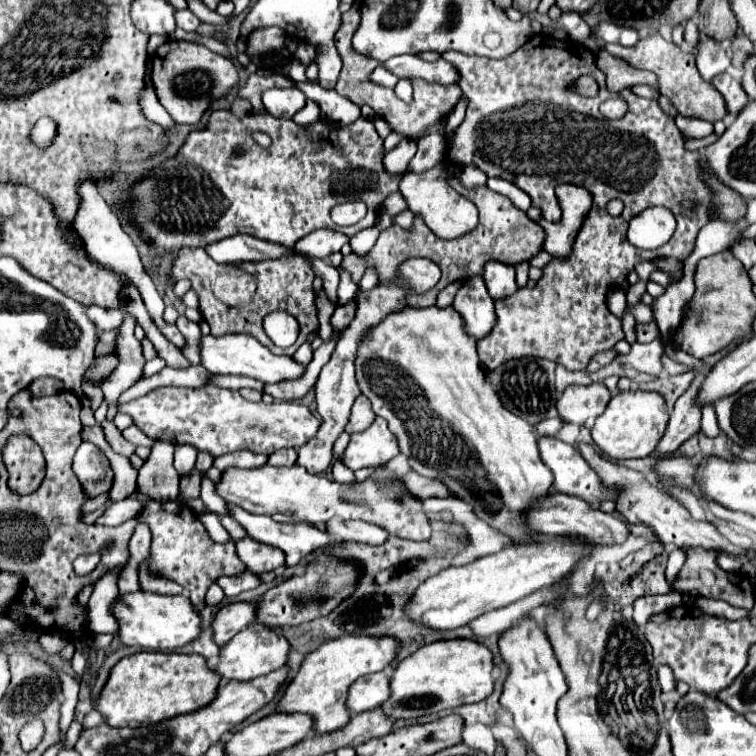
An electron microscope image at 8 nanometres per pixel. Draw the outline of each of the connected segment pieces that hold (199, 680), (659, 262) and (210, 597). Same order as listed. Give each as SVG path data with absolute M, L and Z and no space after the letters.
M135 653L121 659L101 695L95 699L95 709L105 715L111 727L141 727L199 711L215 699L221 677L207 667L201 655L179 653Z
M655 259L653 265L655 265L659 271L671 275L671 281L673 281L673 283L683 277L683 263L677 261L677 259Z
M214 583L210 586L205 595L205 603L208 606L218 606L224 599L224 593L222 589Z

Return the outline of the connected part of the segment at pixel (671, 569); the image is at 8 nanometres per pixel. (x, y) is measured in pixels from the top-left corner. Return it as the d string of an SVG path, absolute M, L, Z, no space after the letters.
M673 549L673 551L669 553L669 563L667 563L667 581L669 581L669 583L677 577L679 569L681 569L683 563L685 563L685 557L687 557L685 549Z

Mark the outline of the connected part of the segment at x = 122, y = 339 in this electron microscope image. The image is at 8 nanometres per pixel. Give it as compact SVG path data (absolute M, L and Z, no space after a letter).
M123 313L123 315L125 315L125 319L123 319L121 327L117 329L117 337L115 337L115 355L117 355L119 363L107 377L103 377L99 381L99 389L107 397L105 399L107 403L103 403L95 411L97 423L105 421L107 405L115 403L117 397L125 389L129 389L131 385L135 385L139 381L143 365L145 365L145 359L143 359L143 353L141 353L141 341L137 341L135 335L133 335L133 327L137 325L137 321L129 313Z

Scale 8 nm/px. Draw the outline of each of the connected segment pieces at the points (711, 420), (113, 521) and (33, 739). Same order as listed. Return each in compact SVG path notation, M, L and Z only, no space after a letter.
M707 405L703 407L703 421L701 421L701 431L705 431L707 435L719 435L721 429L717 422L717 417L715 417L715 407L713 405Z
M135 495L123 499L123 501L117 501L111 509L107 509L99 519L97 523L99 525L119 525L135 515L141 513L141 503L135 499Z
M33 719L27 723L20 731L21 746L25 751L31 751L39 745L41 737L43 737L45 727L40 719Z

